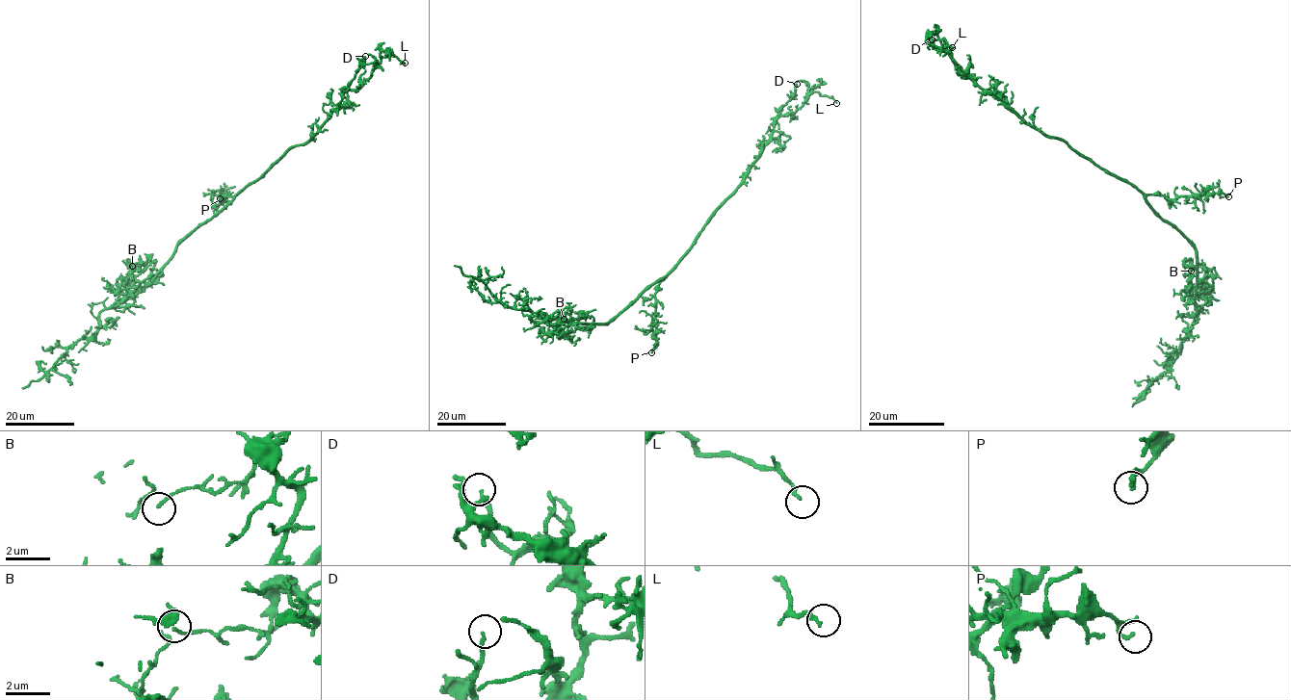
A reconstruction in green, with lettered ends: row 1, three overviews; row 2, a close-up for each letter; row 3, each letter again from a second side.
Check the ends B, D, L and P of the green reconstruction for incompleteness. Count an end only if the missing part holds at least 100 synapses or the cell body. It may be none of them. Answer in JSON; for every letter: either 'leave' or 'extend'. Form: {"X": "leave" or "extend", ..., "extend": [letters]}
{"B": "leave", "D": "leave", "L": "leave", "P": "leave", "extend": []}

